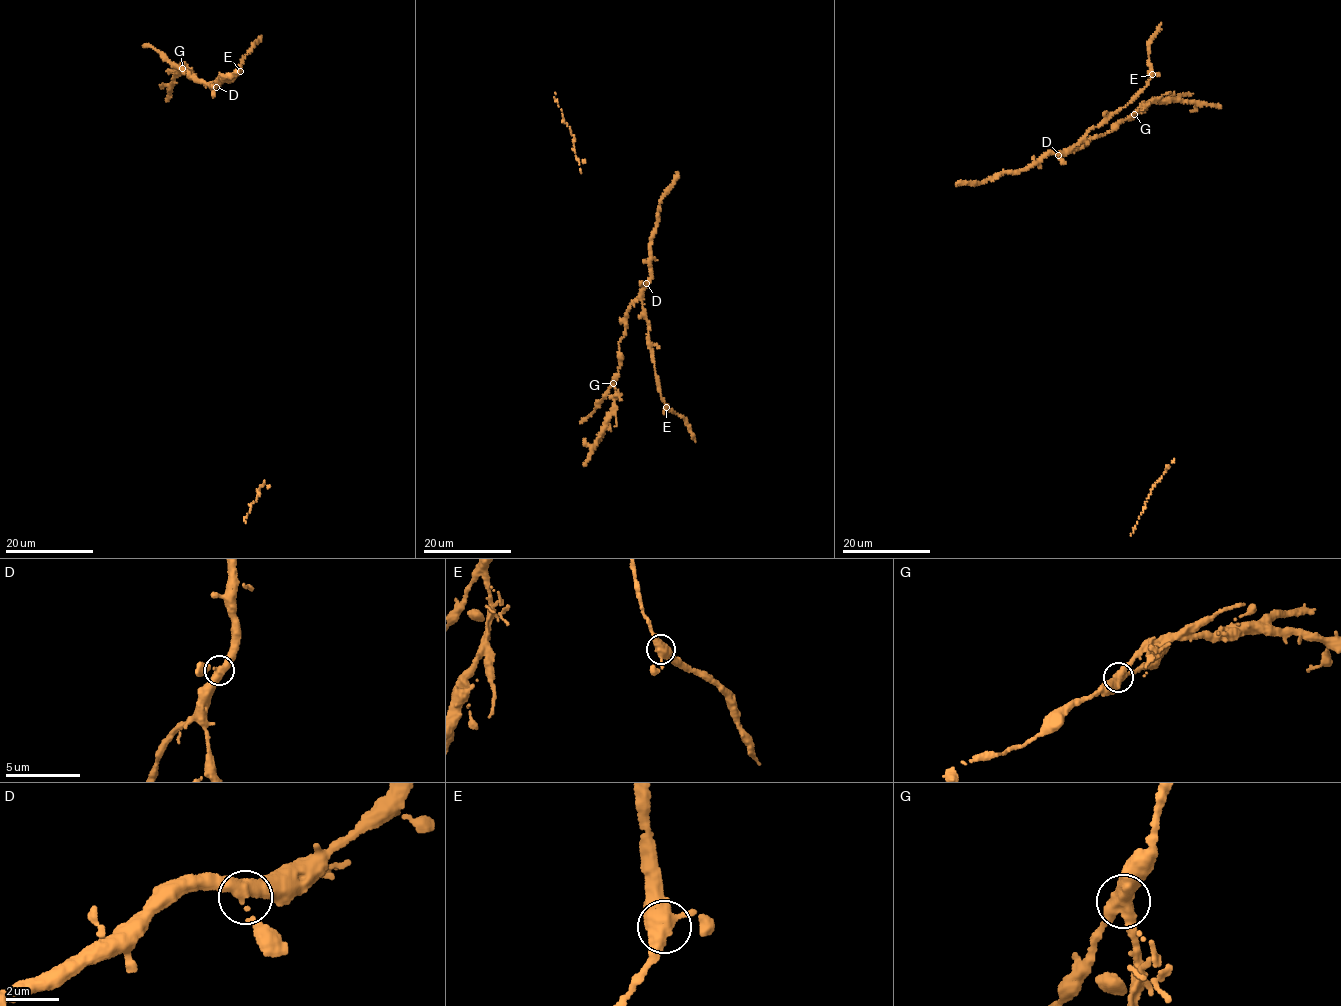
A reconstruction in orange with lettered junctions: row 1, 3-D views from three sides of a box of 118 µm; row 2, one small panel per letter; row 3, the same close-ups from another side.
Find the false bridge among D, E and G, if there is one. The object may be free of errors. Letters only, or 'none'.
G

